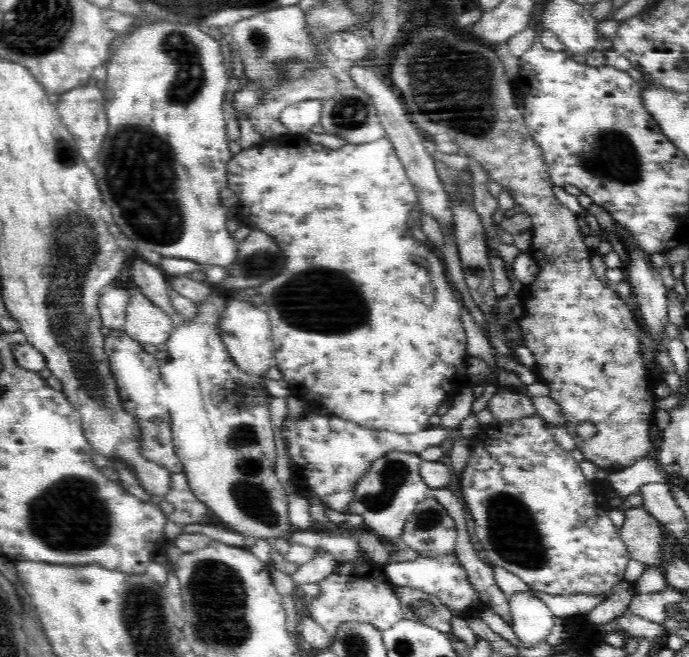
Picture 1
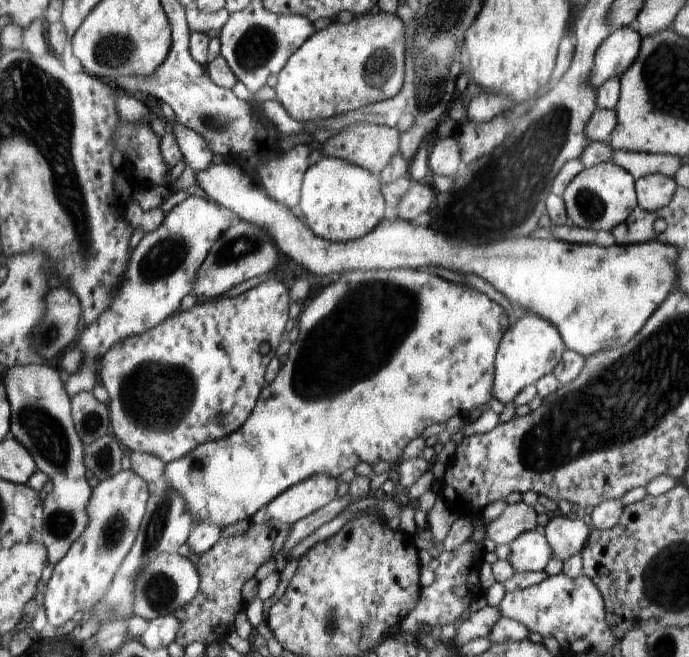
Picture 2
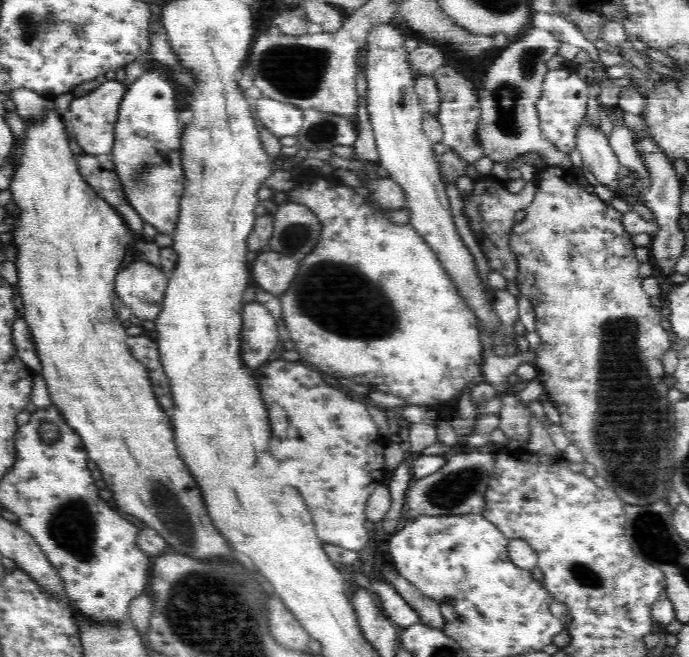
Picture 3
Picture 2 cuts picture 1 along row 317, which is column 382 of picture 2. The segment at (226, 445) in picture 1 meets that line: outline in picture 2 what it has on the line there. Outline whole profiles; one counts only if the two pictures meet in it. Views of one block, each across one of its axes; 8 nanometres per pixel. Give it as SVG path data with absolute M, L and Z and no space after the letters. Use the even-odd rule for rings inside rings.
M332 156L322 157L304 174L300 210L307 226L320 238L348 242L378 228L384 218L384 194L380 178L364 167Z

